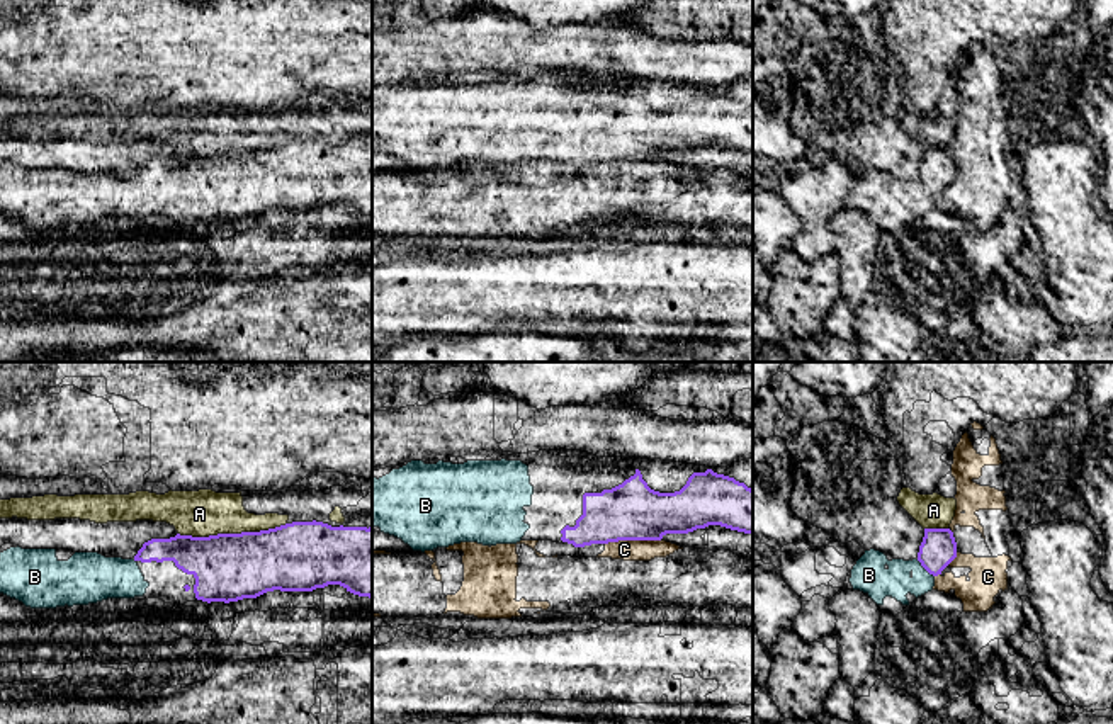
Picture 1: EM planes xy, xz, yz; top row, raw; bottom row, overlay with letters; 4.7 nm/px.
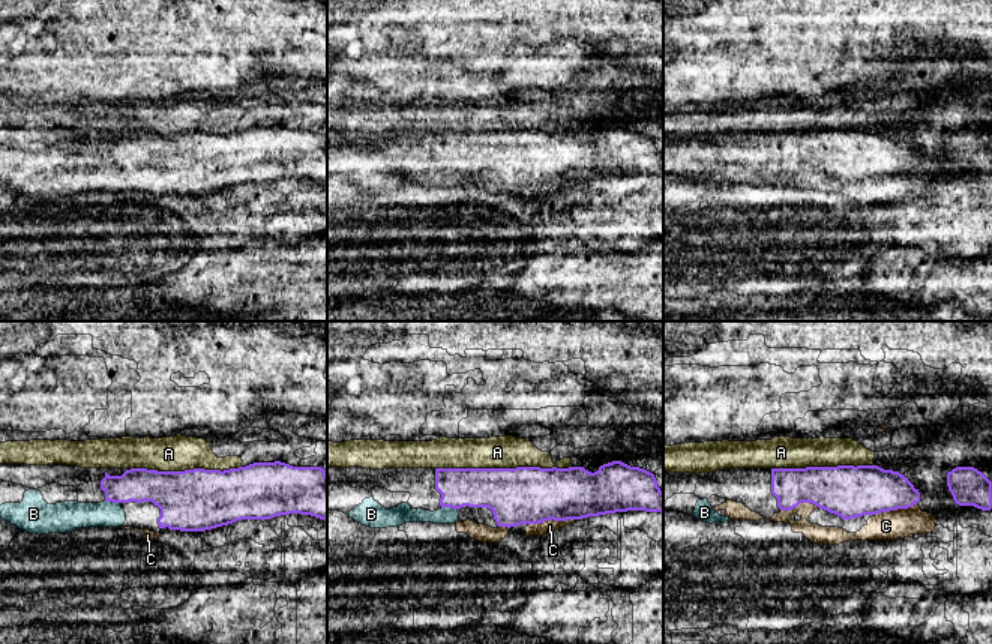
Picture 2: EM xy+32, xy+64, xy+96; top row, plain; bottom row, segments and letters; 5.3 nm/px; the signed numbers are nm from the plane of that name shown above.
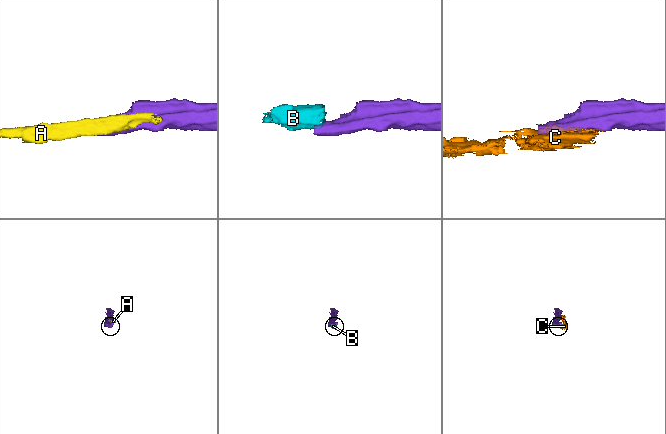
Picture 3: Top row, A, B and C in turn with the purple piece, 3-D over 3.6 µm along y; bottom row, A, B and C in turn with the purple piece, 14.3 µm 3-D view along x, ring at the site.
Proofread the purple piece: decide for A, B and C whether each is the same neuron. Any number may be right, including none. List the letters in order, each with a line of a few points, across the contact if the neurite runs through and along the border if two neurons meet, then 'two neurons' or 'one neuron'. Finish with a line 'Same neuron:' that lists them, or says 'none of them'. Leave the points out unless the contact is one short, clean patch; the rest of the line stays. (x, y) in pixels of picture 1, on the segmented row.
A: two neurons
B: line yz (938, 548), (925, 568), (911, 582), (896, 582); one neuron
C: two neurons
Same neuron: B

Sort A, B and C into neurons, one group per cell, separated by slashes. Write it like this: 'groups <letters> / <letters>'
groups A / B / C

